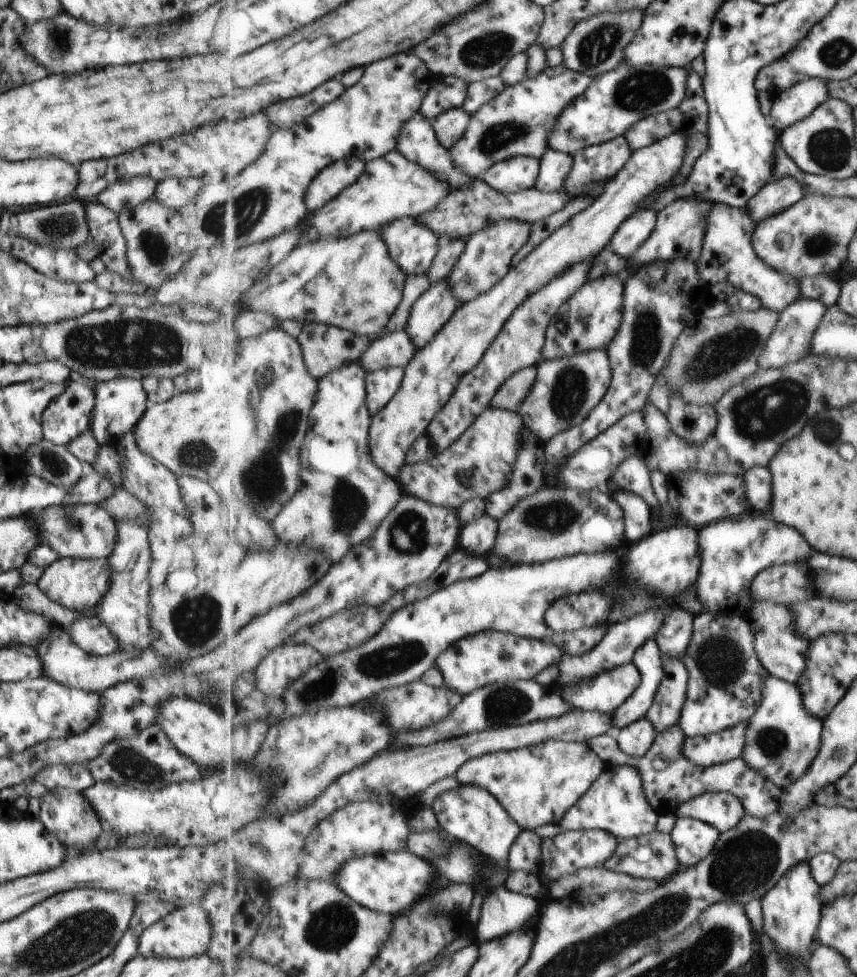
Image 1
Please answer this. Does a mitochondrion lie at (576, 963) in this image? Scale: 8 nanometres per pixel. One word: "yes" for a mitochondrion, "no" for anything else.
yes

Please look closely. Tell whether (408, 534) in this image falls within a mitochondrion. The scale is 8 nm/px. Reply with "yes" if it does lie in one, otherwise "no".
yes

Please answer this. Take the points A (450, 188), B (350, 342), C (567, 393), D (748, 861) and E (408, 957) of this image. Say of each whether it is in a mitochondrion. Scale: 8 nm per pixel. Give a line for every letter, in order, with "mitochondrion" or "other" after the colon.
A: other
B: other
C: mitochondrion
D: mitochondrion
E: other

